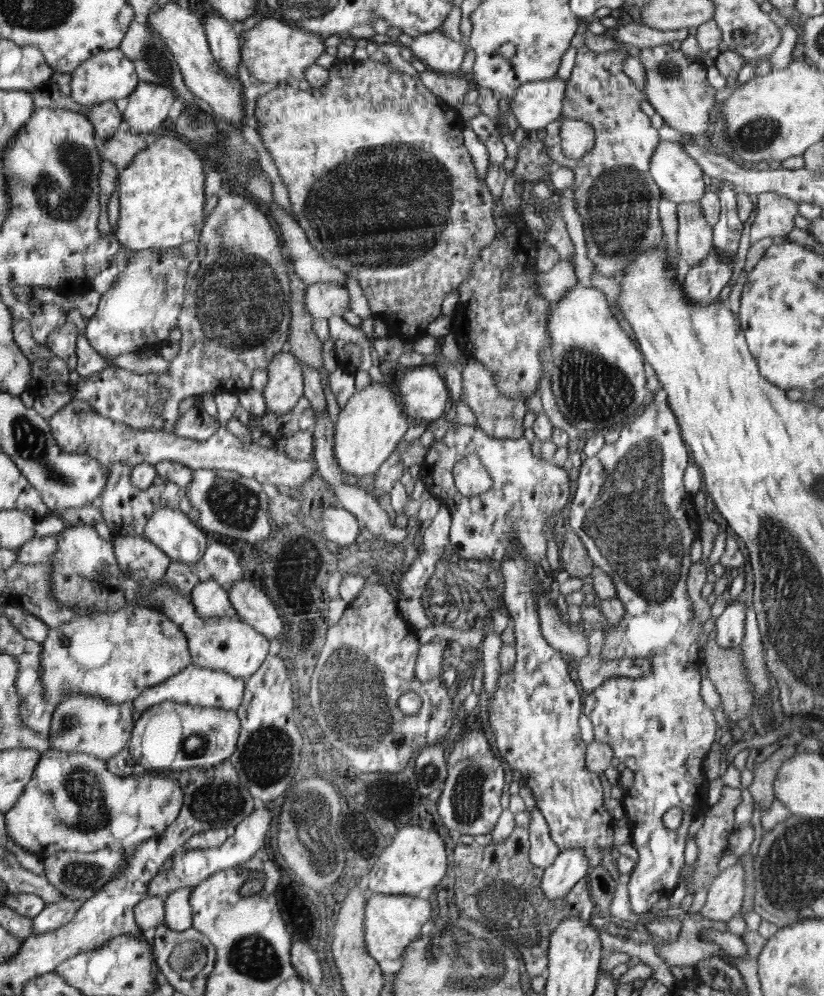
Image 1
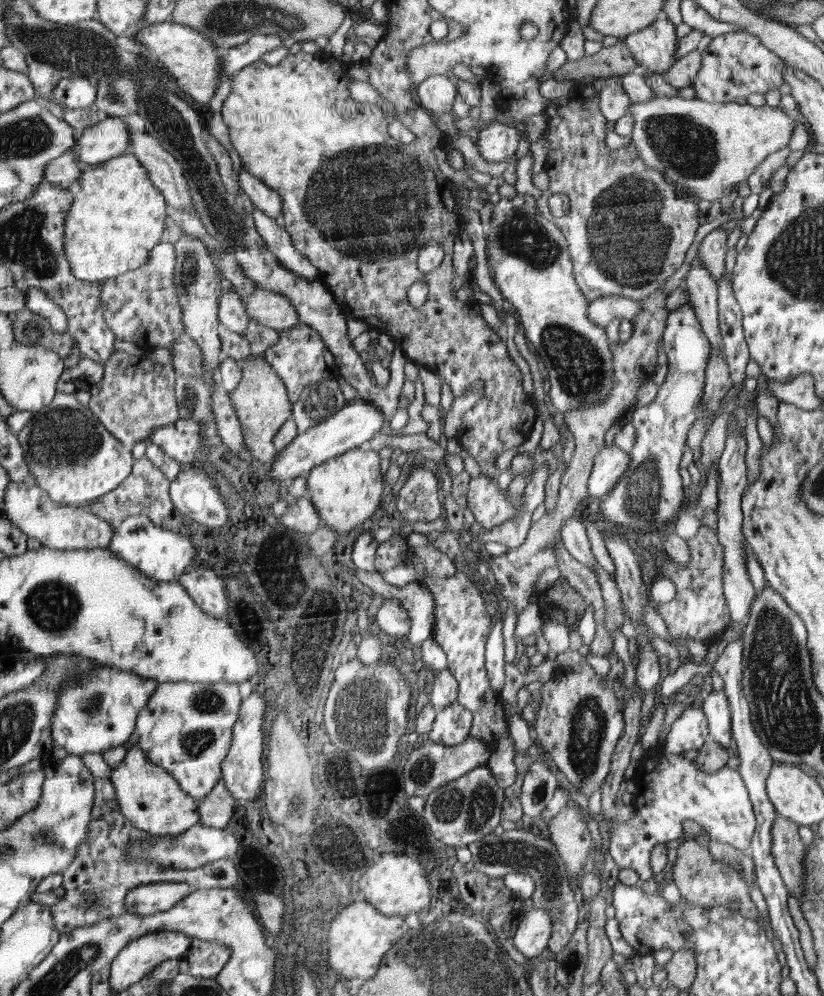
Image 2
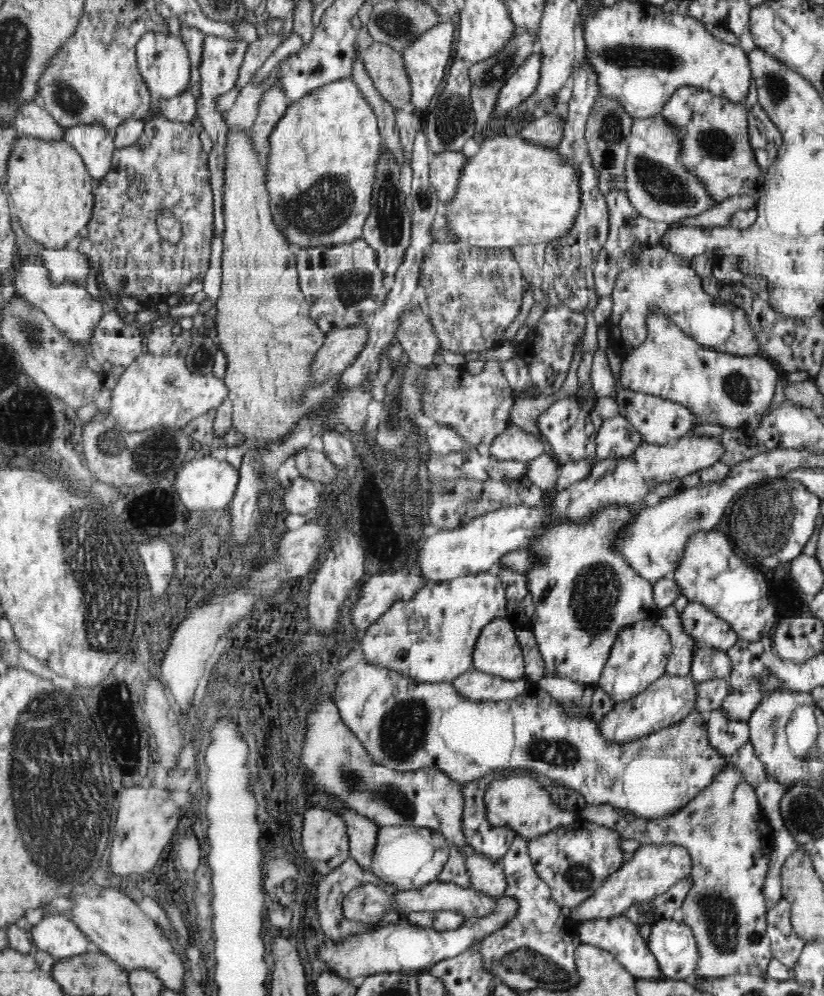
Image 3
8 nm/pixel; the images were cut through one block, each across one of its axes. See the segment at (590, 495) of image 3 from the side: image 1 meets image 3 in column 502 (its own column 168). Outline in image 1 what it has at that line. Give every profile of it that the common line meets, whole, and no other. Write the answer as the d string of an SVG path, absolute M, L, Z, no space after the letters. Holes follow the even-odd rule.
M176 509L158 510L148 519L143 536L161 547L173 561L195 563L206 550L206 534L190 522L188 515Z

